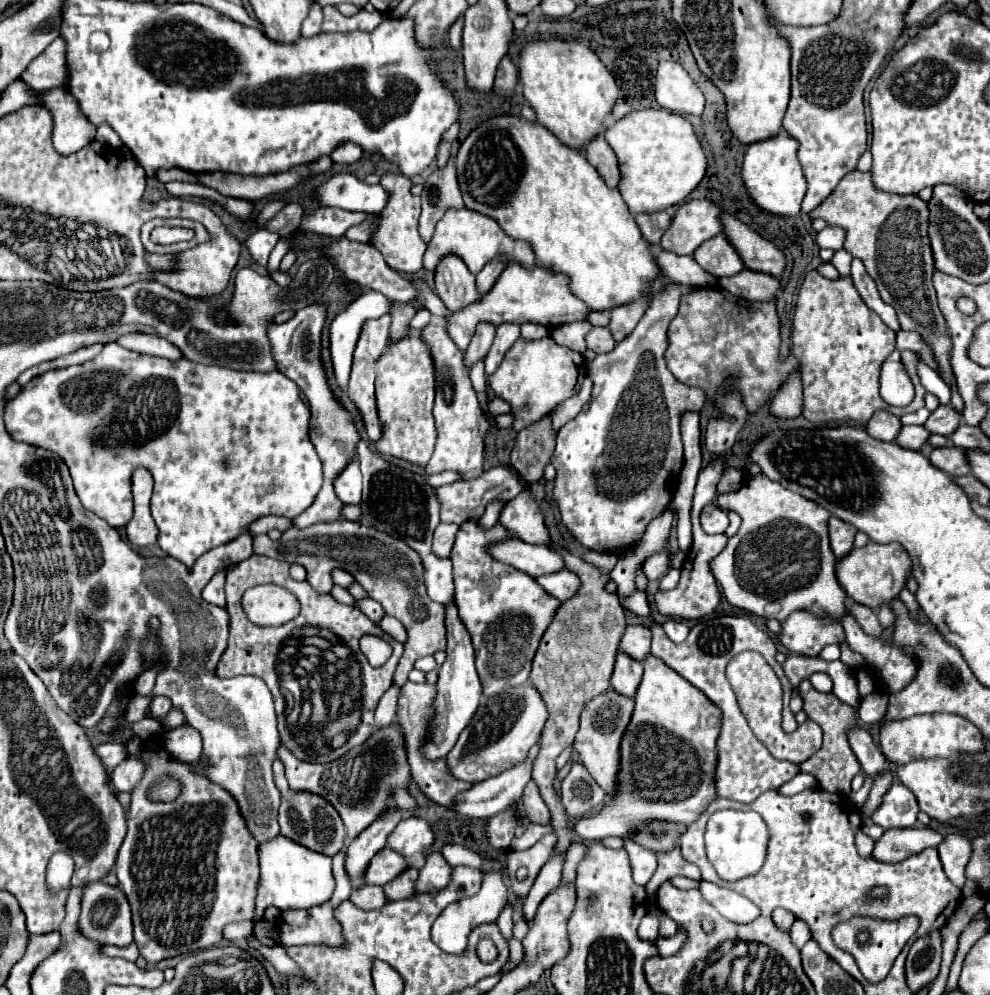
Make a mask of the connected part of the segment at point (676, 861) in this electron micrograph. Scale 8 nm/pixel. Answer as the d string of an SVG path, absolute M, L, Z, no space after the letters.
M678 849L674 853L670 851L670 853L664 853L664 855L658 855L658 869L656 869L654 877L650 879L650 883L646 885L648 897L654 895L658 885L662 885L664 881L668 881L676 875L684 875L684 877L690 877L690 879L700 879L700 869L694 867L692 863L686 863Z

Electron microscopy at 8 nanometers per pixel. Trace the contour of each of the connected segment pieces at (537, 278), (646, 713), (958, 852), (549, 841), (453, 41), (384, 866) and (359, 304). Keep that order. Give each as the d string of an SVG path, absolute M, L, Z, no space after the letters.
M510 263L504 273L498 277L496 285L484 295L484 299L476 305L470 305L458 313L450 313L444 319L444 325L452 337L452 341L466 351L468 343L474 335L474 329L480 321L488 321L494 325L500 323L538 323L544 327L558 327L564 323L574 323L574 321L586 321L590 307L574 293L570 291L570 277L566 279L562 273L554 273L542 265L536 265L534 269L528 269L520 263Z
M650 655L644 661L644 677L636 693L636 709L622 739L622 769L618 773L618 793L608 801L598 815L584 817L576 823L574 831L580 839L604 839L610 835L628 837L648 821L694 823L716 799L714 793L714 765L718 763L718 733L722 727L722 711L700 691L694 689L684 677L678 677L668 665Z
M958 833L946 835L942 845L938 847L938 853L940 853L940 861L942 861L944 871L950 877L950 881L956 887L964 887L964 881L966 881L964 869L972 855L972 847L970 847L968 839Z
M550 833L544 835L534 847L526 851L508 853L508 881L510 881L510 889L518 899L522 899L530 891L538 871L550 859L554 845L556 845L556 835Z
M464 17L456 19L448 31L448 39L450 39L450 47L454 51L460 51L460 35L462 35L462 27L464 27Z
M384 847L378 853L378 857L370 861L364 879L370 885L386 885L394 881L394 877L398 877L406 867L408 867L408 861L400 853L396 853L390 847Z
M366 291L330 323L332 363L334 363L336 381L342 389L348 387L352 353L354 353L364 321L378 319L386 315L388 309L390 309L390 299L386 295L378 291Z

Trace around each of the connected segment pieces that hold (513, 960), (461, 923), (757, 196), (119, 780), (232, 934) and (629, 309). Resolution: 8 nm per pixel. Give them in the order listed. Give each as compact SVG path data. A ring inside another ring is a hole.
M510 939L510 959L508 959L508 963L504 965L504 969L502 969L500 973L508 973L508 971L516 969L516 965L520 965L522 957L524 957L522 943L520 943L520 941L516 941L516 939Z
M486 873L478 895L456 901L444 909L444 913L432 925L432 941L446 953L464 953L468 945L468 935L474 927L482 923L494 923L506 903L506 879L502 873Z
M786 131L770 141L756 141L748 147L742 167L742 177L748 195L752 201L772 215L798 215L800 203L806 195L806 177L798 161L798 141L792 139Z
M126 757L122 761L122 765L118 765L112 773L112 783L118 791L126 791L131 793L134 790L134 785L138 783L138 779L144 773L144 763L140 763L134 757Z
M242 921L242 923L232 923L228 927L224 927L224 939L228 941L244 941L252 935L254 931L254 923L252 921Z
M630 301L630 305L620 305L612 309L612 321L610 321L610 331L616 341L622 341L628 337L638 321L642 319L644 311L648 309L650 301Z

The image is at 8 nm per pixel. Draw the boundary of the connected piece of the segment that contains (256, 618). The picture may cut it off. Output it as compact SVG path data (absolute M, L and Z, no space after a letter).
M274 584L248 589L242 599L246 615L256 625L284 625L300 613L301 606L294 594Z

